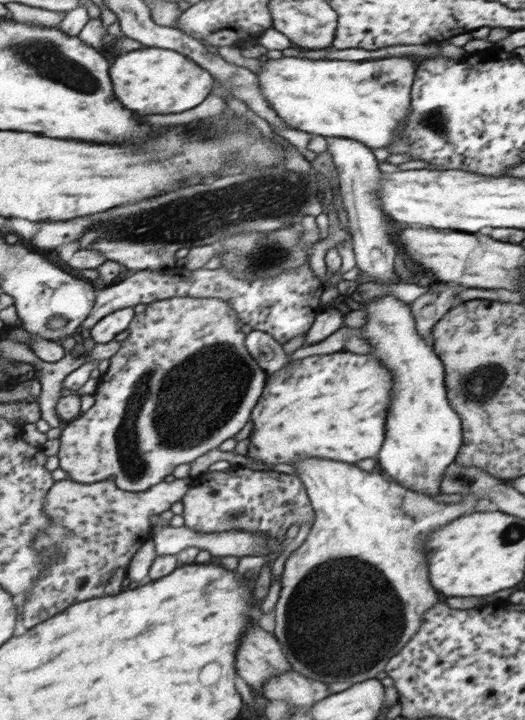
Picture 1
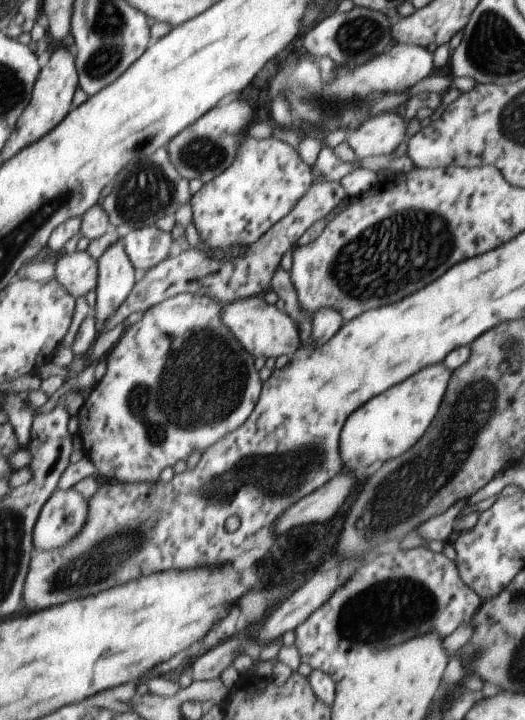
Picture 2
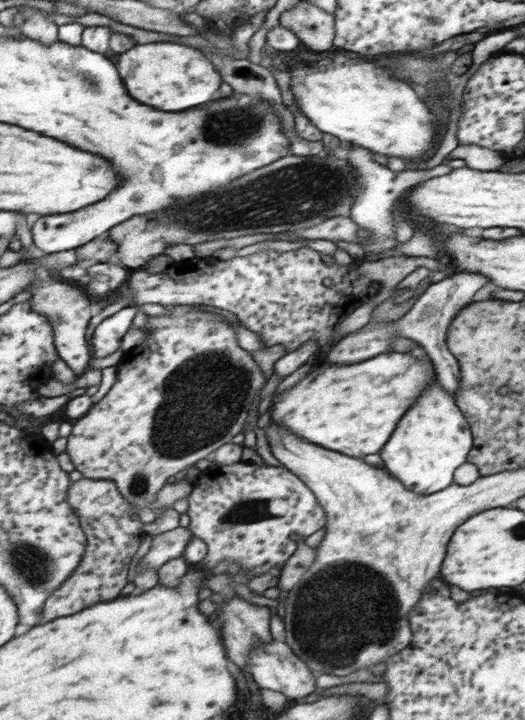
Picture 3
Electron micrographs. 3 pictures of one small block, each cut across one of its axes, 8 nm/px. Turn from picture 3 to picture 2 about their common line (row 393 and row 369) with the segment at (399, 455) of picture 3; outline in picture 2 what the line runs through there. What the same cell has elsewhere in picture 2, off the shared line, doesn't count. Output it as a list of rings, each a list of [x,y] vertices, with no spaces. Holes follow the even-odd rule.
[[[443,362],[426,366],[382,396],[370,400],[370,404],[358,408],[358,412],[346,420],[346,428],[342,428],[340,436],[342,464],[346,464],[348,472],[361,473],[373,462],[385,463],[409,451],[438,414],[452,373]]]

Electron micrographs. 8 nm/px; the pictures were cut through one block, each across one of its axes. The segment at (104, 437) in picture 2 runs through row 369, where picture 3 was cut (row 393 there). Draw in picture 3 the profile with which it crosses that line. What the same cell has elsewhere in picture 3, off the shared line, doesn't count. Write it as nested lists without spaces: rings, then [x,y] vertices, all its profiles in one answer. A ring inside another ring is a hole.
[[[174,305],[168,307],[168,313],[162,316],[150,316],[145,324],[146,329],[150,329],[150,338],[146,342],[142,342],[140,346],[136,346],[134,350],[124,352],[120,364],[117,366],[117,381],[114,384],[114,390],[90,412],[90,416],[82,418],[78,424],[74,424],[74,436],[70,435],[70,440],[66,452],[72,454],[71,459],[78,464],[78,470],[84,472],[84,476],[88,476],[94,480],[112,480],[118,483],[122,494],[134,502],[136,506],[141,508],[150,508],[154,502],[158,502],[158,494],[168,485],[168,480],[176,474],[180,474],[182,470],[189,470],[196,466],[200,460],[204,458],[212,458],[218,448],[222,448],[224,444],[232,443],[232,440],[243,434],[248,420],[248,412],[252,410],[252,404],[258,396],[258,392],[262,392],[264,388],[264,372],[258,366],[258,362],[254,360],[251,352],[244,350],[238,342],[238,334],[232,327],[232,324],[226,322],[226,318],[217,313],[211,313],[194,305]]]

